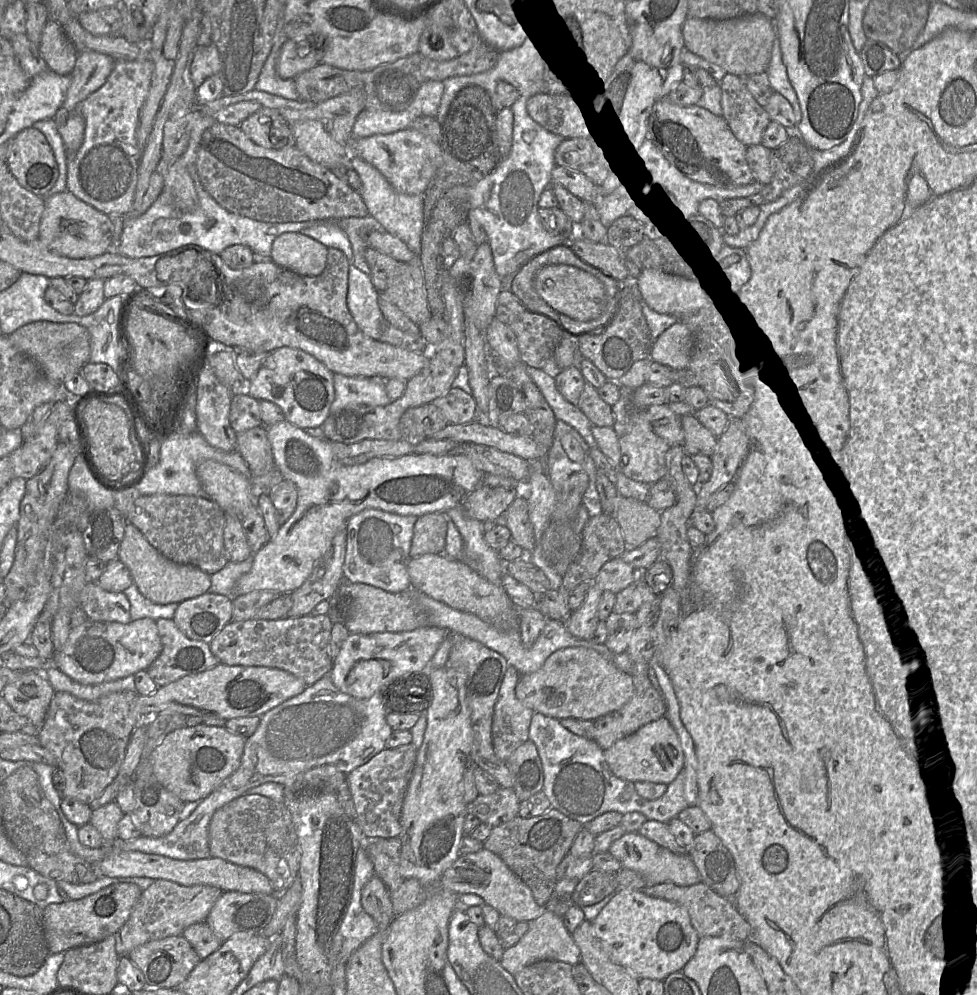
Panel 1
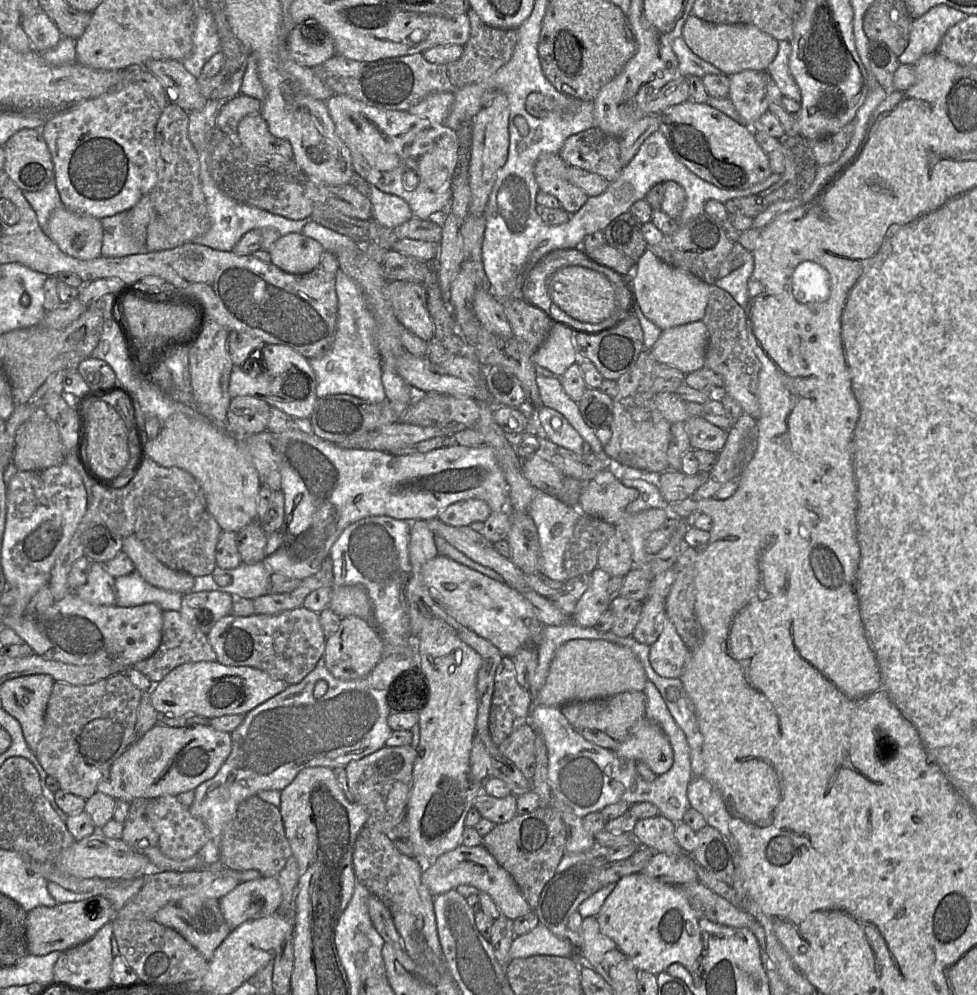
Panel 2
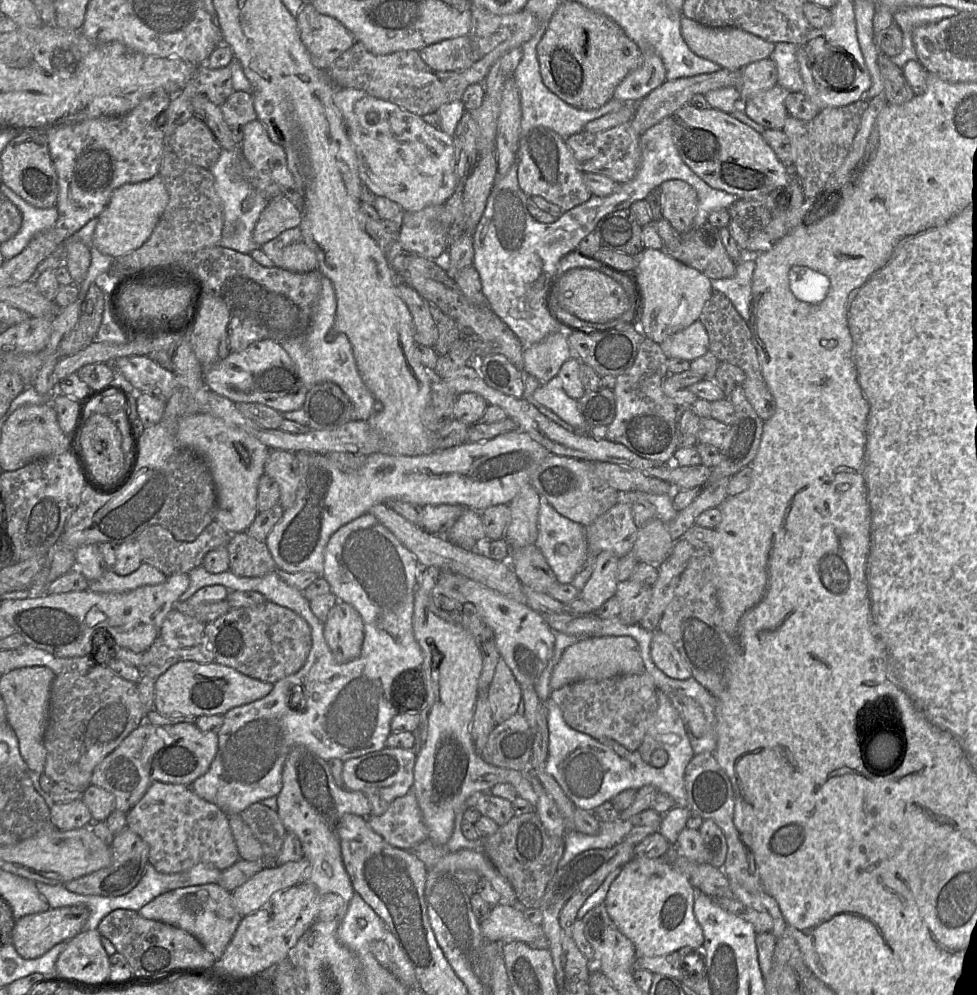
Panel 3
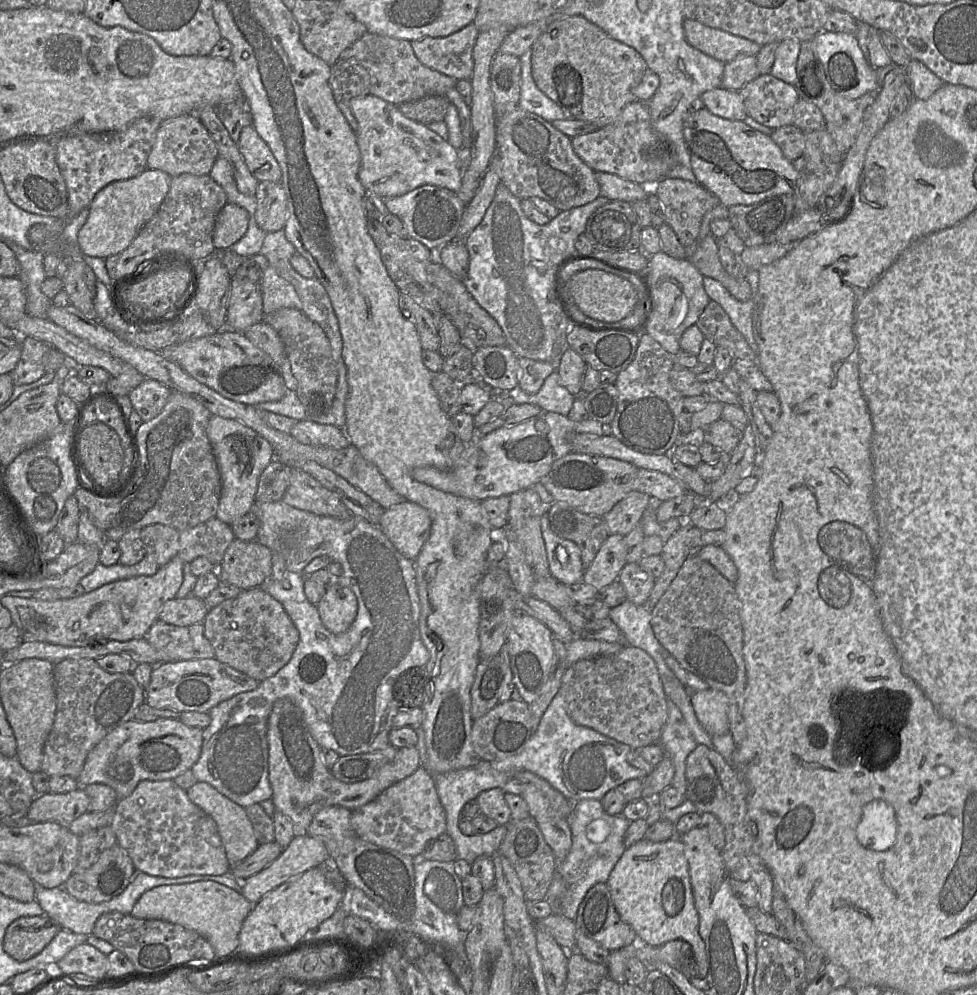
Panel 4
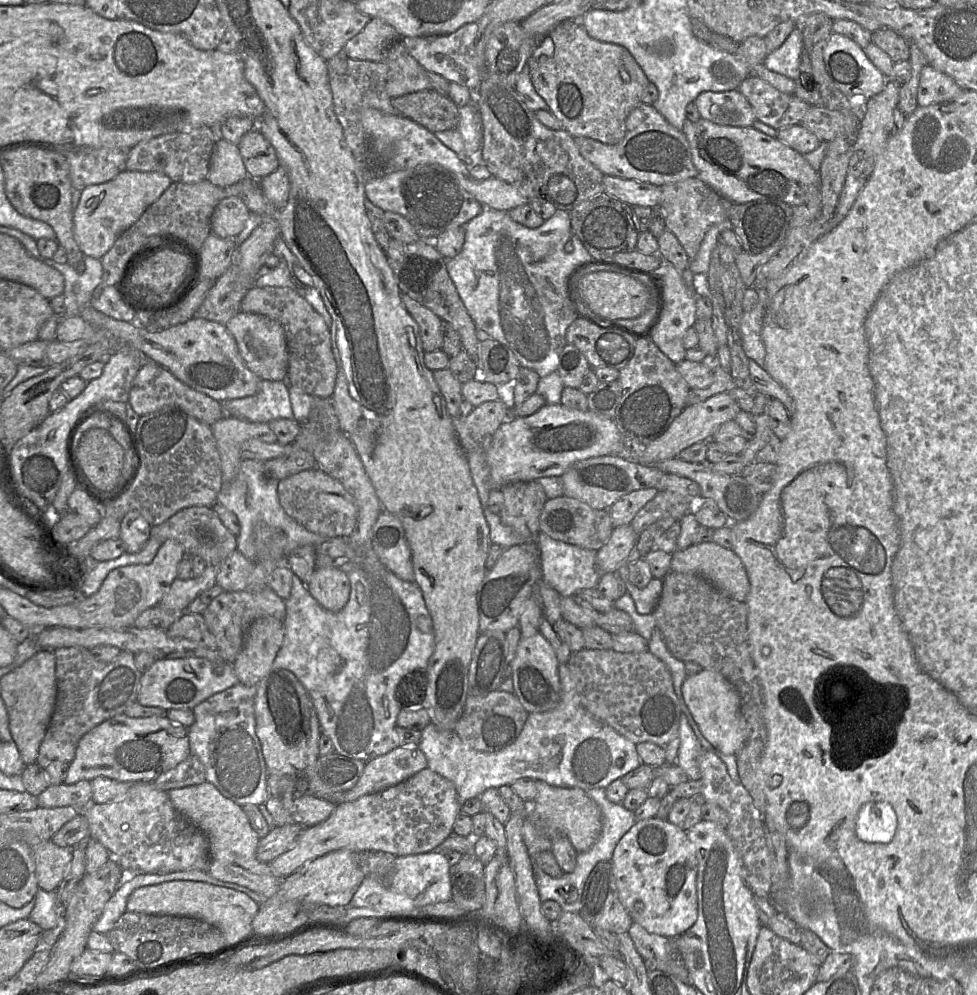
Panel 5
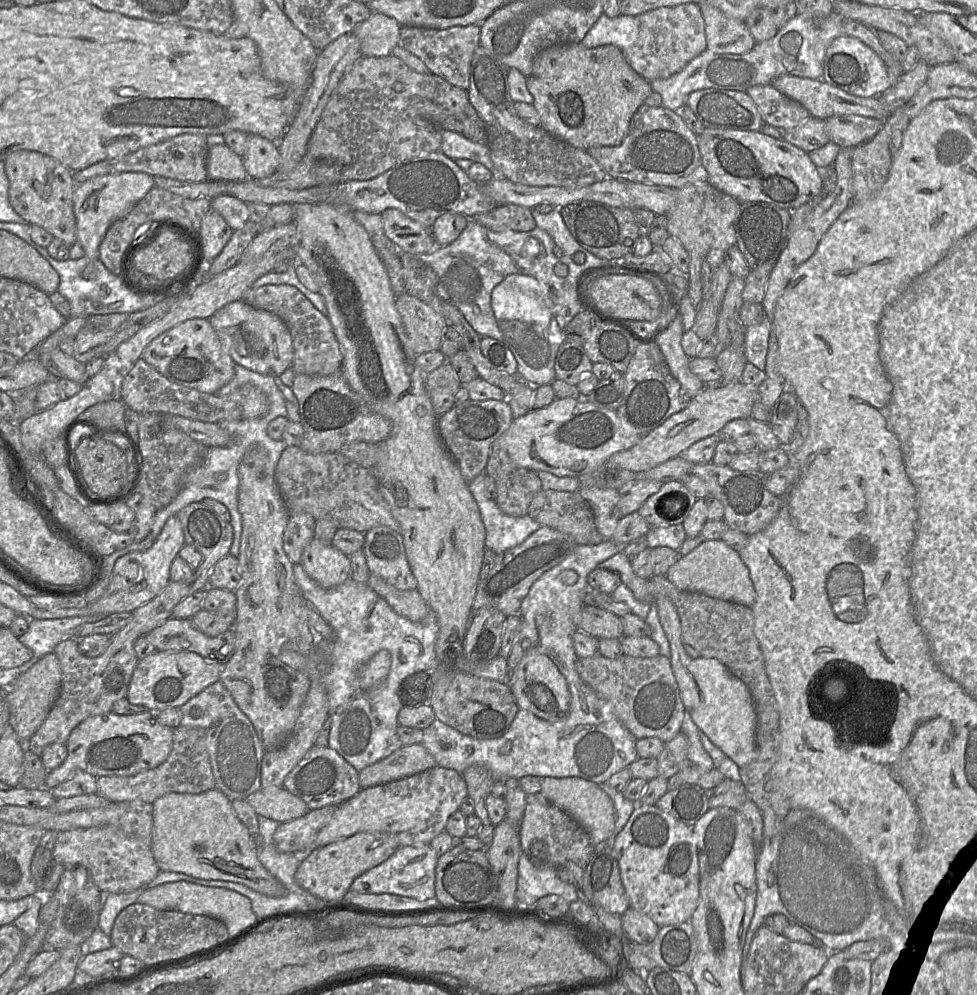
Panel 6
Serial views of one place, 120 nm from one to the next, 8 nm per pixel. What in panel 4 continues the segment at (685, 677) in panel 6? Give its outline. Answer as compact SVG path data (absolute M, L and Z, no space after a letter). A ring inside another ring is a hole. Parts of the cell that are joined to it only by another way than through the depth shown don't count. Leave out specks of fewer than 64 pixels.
M712 688L696 691L691 695L691 703L699 722L711 736L730 731L729 703L724 693Z

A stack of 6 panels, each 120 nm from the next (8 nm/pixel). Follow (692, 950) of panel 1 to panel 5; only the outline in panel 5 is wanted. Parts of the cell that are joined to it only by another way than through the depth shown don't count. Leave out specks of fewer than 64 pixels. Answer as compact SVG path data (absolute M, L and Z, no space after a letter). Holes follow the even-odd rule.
M656 816L635 822L617 843L611 864L621 904L646 931L677 938L695 923L697 858L686 831Z

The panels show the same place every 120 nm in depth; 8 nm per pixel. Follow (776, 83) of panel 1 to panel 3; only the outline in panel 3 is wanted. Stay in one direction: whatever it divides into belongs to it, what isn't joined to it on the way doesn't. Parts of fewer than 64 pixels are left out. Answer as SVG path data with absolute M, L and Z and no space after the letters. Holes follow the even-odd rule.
M775 43L770 56L777 71L777 84L789 92L803 92L804 84L797 61L798 45L792 43Z

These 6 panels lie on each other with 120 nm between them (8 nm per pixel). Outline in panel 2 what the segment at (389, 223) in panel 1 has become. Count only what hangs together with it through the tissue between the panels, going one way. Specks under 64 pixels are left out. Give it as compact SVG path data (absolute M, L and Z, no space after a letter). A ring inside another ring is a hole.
M371 184L368 198L372 204L373 219L386 229L393 229L414 217L405 200L382 192Z

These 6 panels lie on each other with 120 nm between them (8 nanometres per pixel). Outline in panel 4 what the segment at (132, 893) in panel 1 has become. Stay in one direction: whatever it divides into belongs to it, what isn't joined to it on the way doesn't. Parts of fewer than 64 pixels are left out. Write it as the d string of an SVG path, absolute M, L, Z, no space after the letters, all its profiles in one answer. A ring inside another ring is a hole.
M44 914L18 918L6 929L3 949L14 960L25 962L38 955L60 930Z

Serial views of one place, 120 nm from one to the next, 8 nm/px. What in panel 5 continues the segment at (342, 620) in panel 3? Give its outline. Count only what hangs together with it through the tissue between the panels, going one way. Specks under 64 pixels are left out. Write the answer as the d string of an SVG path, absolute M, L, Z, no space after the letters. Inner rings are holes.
M336 566L315 568L306 586L313 598L331 612L340 611L349 600L348 574Z

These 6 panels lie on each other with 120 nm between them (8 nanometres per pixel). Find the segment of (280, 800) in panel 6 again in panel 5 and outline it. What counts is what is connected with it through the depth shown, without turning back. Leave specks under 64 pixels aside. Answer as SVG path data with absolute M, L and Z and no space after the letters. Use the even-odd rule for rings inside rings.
M302 795L294 798L292 804L293 822L312 827L325 821L335 810L336 805L313 795Z

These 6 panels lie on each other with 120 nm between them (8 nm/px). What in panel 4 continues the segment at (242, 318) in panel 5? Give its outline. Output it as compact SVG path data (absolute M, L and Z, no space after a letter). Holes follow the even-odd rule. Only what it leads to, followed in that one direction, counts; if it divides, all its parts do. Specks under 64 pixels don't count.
M261 321L250 326L243 334L280 368L286 357L285 347L279 334L269 324Z

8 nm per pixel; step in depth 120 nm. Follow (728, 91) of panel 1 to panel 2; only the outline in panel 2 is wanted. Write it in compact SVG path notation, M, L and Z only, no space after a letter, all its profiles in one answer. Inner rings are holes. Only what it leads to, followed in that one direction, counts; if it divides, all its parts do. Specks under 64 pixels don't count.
M745 70L729 77L728 98L731 100L746 126L768 111L766 86L772 78L767 70Z

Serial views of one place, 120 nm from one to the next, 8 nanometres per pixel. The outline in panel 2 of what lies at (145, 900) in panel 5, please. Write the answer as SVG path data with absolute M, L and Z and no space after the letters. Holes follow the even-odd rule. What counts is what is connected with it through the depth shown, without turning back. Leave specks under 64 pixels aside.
M186 897L176 903L169 903L155 914L153 921L178 932L208 962L232 931L222 915L219 900L212 898Z

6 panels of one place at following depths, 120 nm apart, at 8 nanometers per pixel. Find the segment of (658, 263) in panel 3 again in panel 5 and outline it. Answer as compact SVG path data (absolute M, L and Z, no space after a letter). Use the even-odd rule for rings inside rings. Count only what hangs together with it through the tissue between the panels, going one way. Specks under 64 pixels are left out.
M663 263L660 270L656 270L660 293L663 300L663 313L658 325L651 333L651 339L656 346L674 363L679 364L685 360L686 349L683 346L683 339L686 331L693 327L696 318L696 291L693 287L694 274L689 267L685 270L678 270L670 264Z

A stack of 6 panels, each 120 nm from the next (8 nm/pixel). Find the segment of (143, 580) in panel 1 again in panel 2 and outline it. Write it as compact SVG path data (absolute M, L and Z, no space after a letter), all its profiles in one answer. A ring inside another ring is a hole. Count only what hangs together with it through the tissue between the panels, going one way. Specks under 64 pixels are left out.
M135 534L123 538L122 545L122 551L128 555L135 566L135 570L147 583L181 595L192 592L195 577L165 566Z

